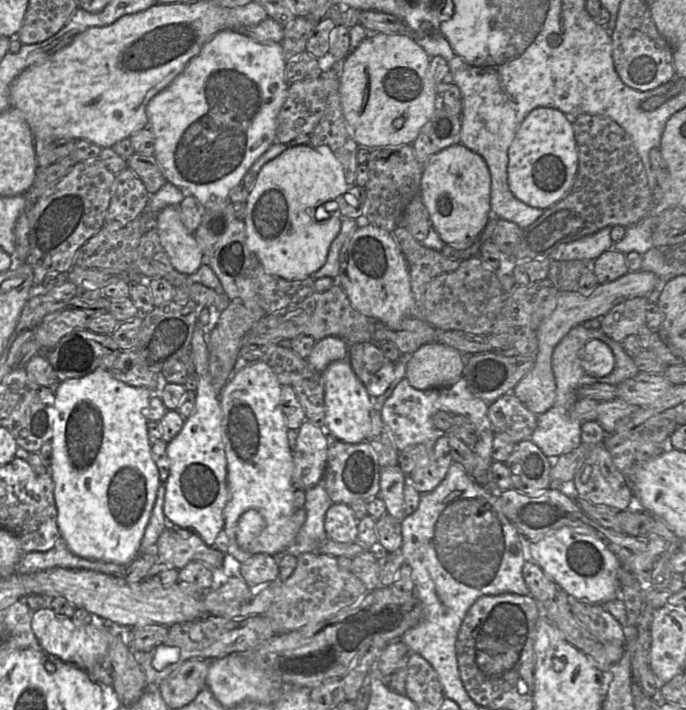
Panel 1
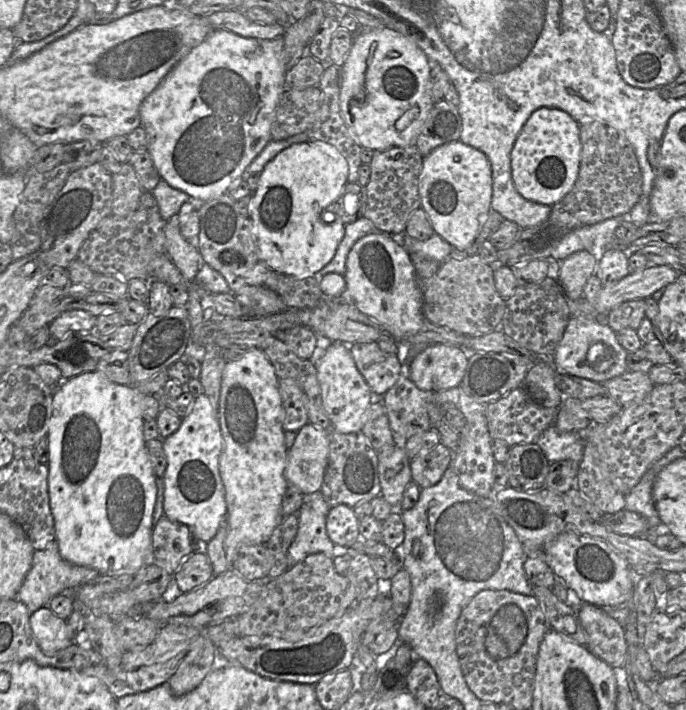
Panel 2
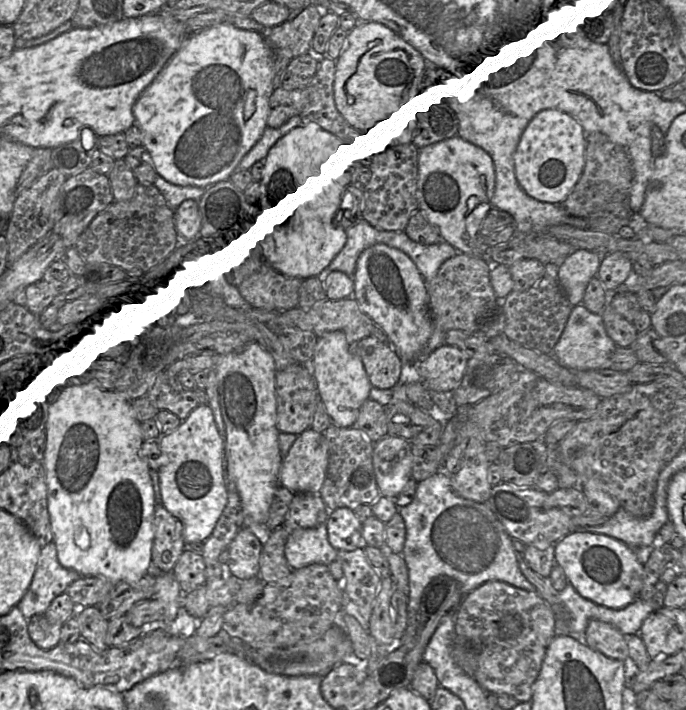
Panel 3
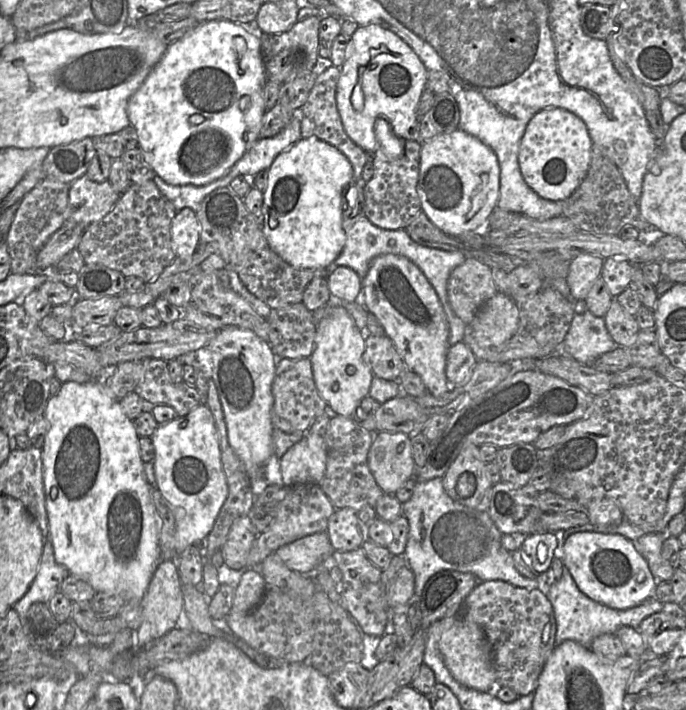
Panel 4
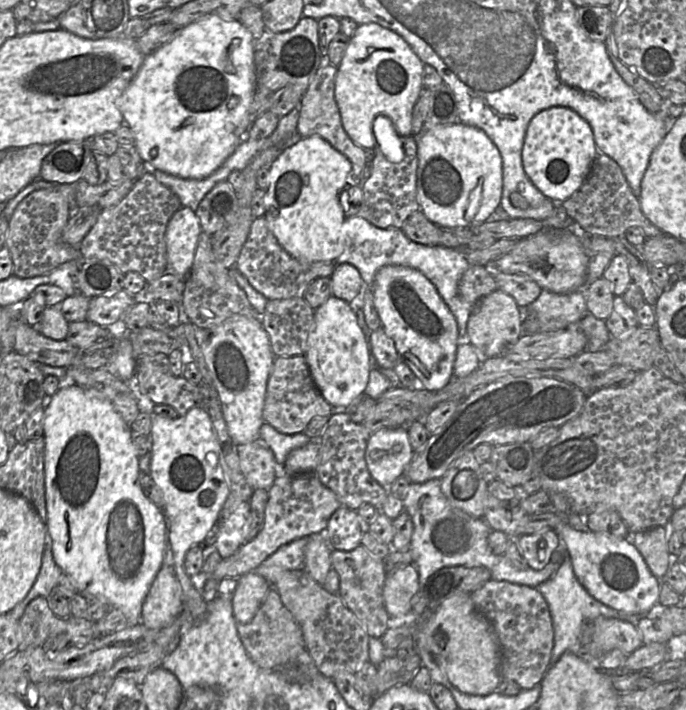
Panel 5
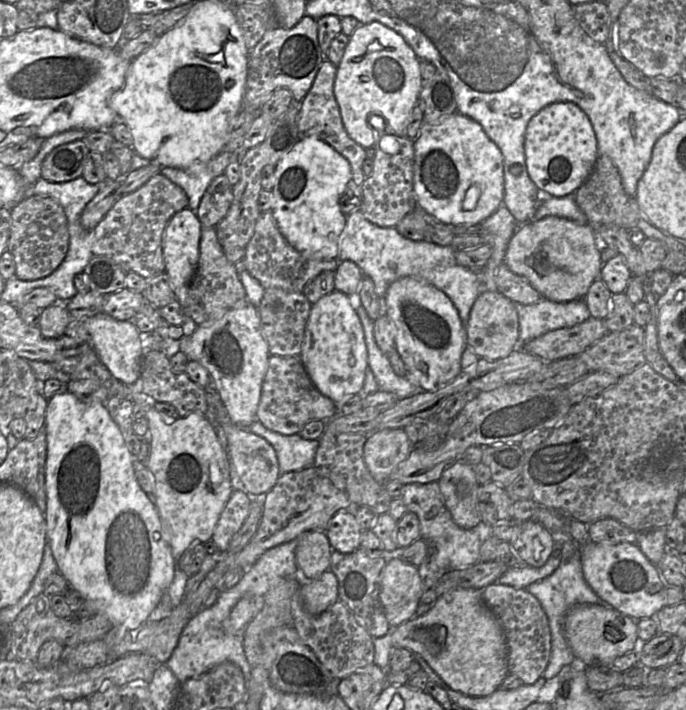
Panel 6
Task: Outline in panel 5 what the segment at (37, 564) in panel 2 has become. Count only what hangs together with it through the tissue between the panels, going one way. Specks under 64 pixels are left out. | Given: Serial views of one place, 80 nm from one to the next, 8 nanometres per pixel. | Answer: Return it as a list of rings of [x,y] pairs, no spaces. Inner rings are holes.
[[[45,535],[45,548],[43,551],[41,567],[35,582],[30,588],[25,598],[14,608],[6,613],[8,617],[19,620],[24,613],[26,606],[36,597],[48,597],[57,583],[63,571],[55,563],[52,554],[52,539],[50,535]]]

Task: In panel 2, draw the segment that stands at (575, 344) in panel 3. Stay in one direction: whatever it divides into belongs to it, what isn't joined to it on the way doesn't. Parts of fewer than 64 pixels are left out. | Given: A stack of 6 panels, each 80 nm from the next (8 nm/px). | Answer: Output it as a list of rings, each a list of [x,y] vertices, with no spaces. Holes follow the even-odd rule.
[[[571,316],[552,355],[552,365],[558,373],[604,383],[628,371],[627,354],[608,324],[598,323],[594,316]]]

